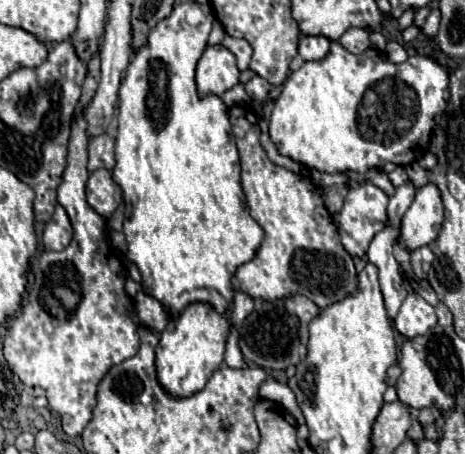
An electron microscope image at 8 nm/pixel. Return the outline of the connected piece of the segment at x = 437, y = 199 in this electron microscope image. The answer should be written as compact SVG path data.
M433 182L421 186L415 194L413 204L401 220L401 244L407 252L431 244L443 224L443 200L441 192Z

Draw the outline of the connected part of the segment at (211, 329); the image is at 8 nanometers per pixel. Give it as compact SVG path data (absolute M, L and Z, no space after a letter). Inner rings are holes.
M189 304L177 320L169 320L155 348L155 370L161 388L175 398L187 398L203 390L223 362L229 326L229 316L217 314L209 304Z

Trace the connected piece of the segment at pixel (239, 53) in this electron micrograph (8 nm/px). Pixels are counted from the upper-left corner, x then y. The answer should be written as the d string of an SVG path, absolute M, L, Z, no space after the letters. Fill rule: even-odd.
M225 34L225 38L221 40L221 46L225 46L237 58L237 68L239 70L247 70L249 68L249 60L251 60L253 48L249 46L247 40L239 40L239 38L233 38L233 36Z

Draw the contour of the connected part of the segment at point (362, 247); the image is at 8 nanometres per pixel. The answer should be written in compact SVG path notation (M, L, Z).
M371 182L349 190L349 194L343 202L343 208L337 214L337 224L345 232L345 234L341 234L343 236L343 246L351 256L357 256L357 258L367 256L367 248L369 248L371 240L375 238L375 234L389 224L387 202L389 202L389 196L379 186L375 186Z

